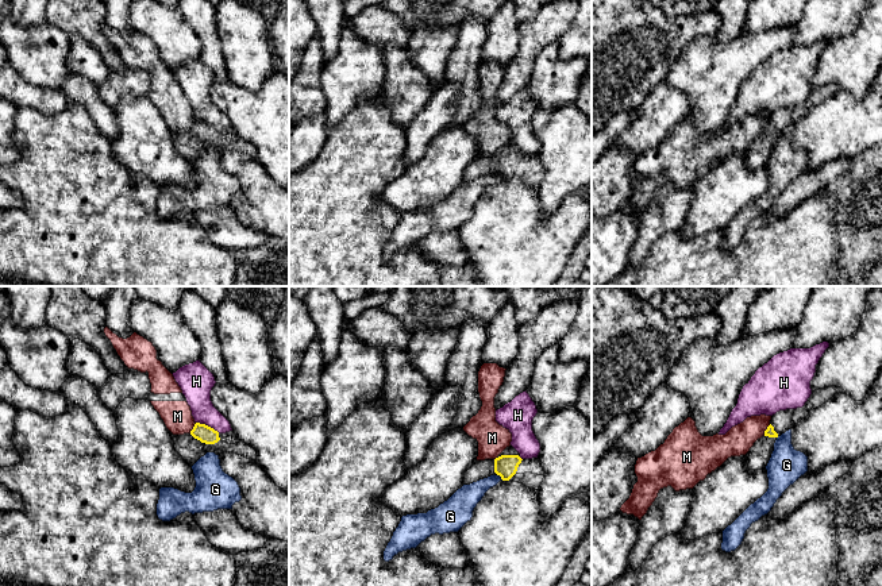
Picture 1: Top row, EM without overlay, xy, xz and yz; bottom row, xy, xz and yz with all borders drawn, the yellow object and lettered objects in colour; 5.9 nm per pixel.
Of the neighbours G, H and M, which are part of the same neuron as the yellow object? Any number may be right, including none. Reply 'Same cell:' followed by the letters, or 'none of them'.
Same cell: none of them

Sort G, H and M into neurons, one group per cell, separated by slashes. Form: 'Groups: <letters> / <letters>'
Groups: G / H / M

